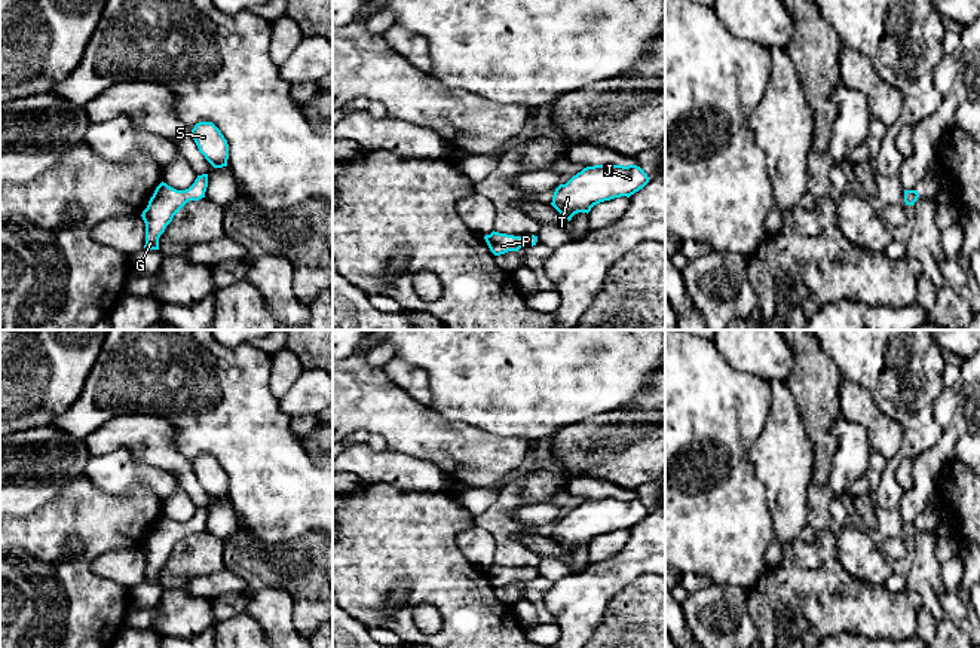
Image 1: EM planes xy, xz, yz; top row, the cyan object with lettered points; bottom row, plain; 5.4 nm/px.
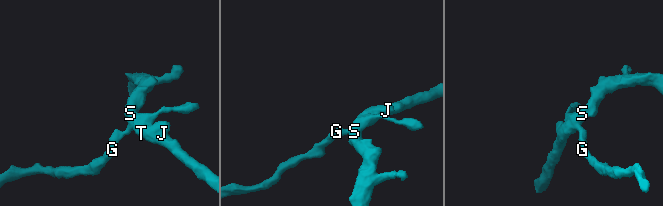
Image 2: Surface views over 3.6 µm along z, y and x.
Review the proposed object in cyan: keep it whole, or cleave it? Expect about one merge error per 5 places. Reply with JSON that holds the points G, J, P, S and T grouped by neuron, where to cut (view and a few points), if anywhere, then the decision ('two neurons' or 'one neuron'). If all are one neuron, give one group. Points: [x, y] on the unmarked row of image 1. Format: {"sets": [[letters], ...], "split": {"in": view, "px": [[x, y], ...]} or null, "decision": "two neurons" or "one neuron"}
{"sets": [["G", "J", "P", "S", "T"]], "split": null, "decision": "one neuron"}

